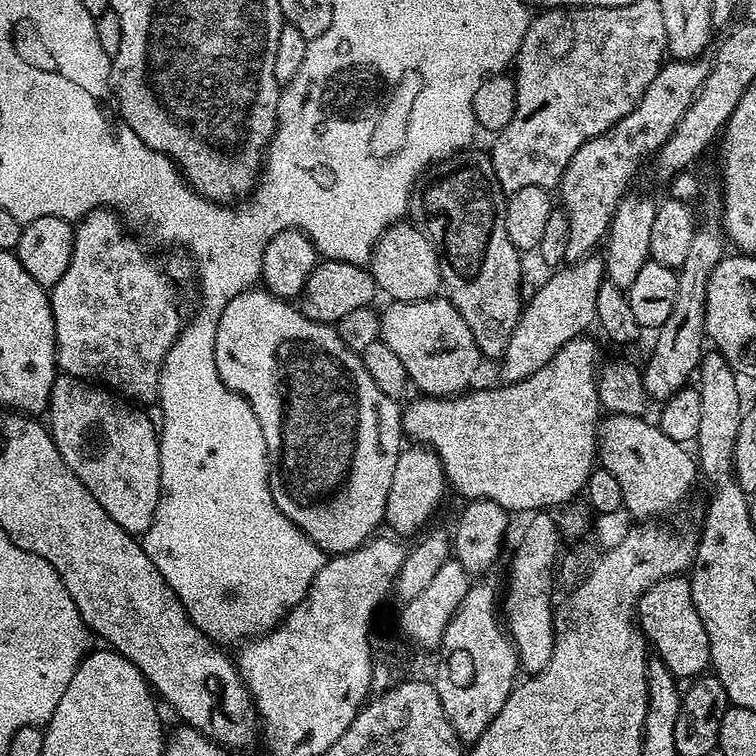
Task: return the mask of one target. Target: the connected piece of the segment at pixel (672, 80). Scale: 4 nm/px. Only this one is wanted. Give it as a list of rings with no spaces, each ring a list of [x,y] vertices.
[[[704,58],[699,60],[669,59],[660,67],[660,72],[654,78],[654,82],[650,82],[650,86],[646,86],[646,94],[642,94],[642,98],[634,106],[634,110],[630,110],[630,114],[626,114],[626,118],[622,118],[617,124],[610,126],[610,130],[587,140],[578,150],[578,154],[574,154],[574,158],[570,158],[570,162],[564,167],[564,173],[558,185],[558,200],[559,203],[560,200],[564,203],[561,204],[562,210],[568,215],[570,222],[570,238],[566,242],[565,261],[583,261],[597,251],[595,248],[599,244],[601,247],[602,241],[607,237],[612,225],[616,208],[621,200],[629,195],[628,183],[635,178],[640,163],[648,155],[649,159],[653,154],[659,152],[678,126],[678,122],[682,122],[682,114],[686,114],[686,110],[690,110],[694,98],[706,82],[709,67],[709,61]]]

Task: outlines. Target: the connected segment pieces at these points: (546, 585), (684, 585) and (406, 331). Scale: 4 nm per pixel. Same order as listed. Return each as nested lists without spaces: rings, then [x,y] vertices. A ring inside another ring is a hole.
[[[540,510],[535,513],[531,517],[532,520],[529,522],[528,525],[524,528],[524,533],[520,536],[520,545],[516,548],[516,553],[512,556],[512,566],[508,570],[508,593],[503,593],[502,596],[502,616],[503,619],[506,621],[506,631],[514,641],[516,646],[516,655],[518,657],[518,664],[521,669],[525,668],[525,673],[531,674],[533,672],[541,672],[546,666],[546,662],[550,662],[550,654],[554,650],[554,634],[552,633],[552,617],[554,615],[554,599],[552,600],[552,570],[554,574],[554,569],[557,567],[558,564],[558,555],[556,556],[556,551],[560,548],[560,540],[562,541],[562,528],[561,525],[558,523],[557,517],[556,520],[552,517],[553,513],[548,510]]]
[[[687,575],[654,582],[654,586],[642,594],[636,615],[651,651],[672,671],[673,676],[695,678],[709,667],[710,638],[706,634],[706,626],[702,626],[702,618],[698,618],[692,597],[692,581]]]
[[[433,298],[419,300],[418,302],[392,302],[389,308],[379,313],[380,334],[383,340],[398,358],[402,358],[402,366],[406,366],[406,374],[413,385],[416,384],[425,396],[459,396],[461,392],[467,392],[473,387],[472,379],[480,368],[482,357],[478,346],[474,342],[474,334],[470,334],[470,326],[466,324],[466,318],[458,314],[458,310],[447,298]]]

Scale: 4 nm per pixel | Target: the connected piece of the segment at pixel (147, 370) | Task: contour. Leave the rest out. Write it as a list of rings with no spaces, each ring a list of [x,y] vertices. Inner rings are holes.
[[[95,208],[93,212],[88,213],[83,220],[75,225],[74,254],[70,254],[70,266],[66,266],[66,274],[62,274],[62,278],[58,278],[56,285],[50,289],[52,313],[54,314],[54,334],[56,335],[56,367],[61,373],[79,376],[81,380],[95,382],[129,401],[155,401],[160,386],[162,362],[166,358],[170,346],[174,346],[174,342],[180,336],[180,330],[184,327],[186,320],[185,317],[180,317],[180,300],[176,297],[176,284],[168,277],[167,270],[154,257],[147,256],[143,246],[138,241],[131,240],[123,230],[125,231],[122,227],[121,217],[106,208]]]

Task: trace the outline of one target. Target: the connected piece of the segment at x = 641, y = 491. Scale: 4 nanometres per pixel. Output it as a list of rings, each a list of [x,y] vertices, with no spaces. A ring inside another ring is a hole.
[[[608,414],[600,421],[600,430],[598,433],[598,464],[599,467],[610,470],[610,474],[614,474],[614,478],[618,478],[618,486],[622,486],[622,498],[624,499],[624,508],[627,509],[629,515],[640,522],[652,522],[657,518],[664,518],[667,512],[672,512],[688,495],[692,492],[692,487],[696,484],[696,472],[698,476],[698,460],[685,445],[674,442],[674,438],[666,438],[666,434],[662,434],[659,423],[648,421],[644,416],[627,416],[626,414]]]

